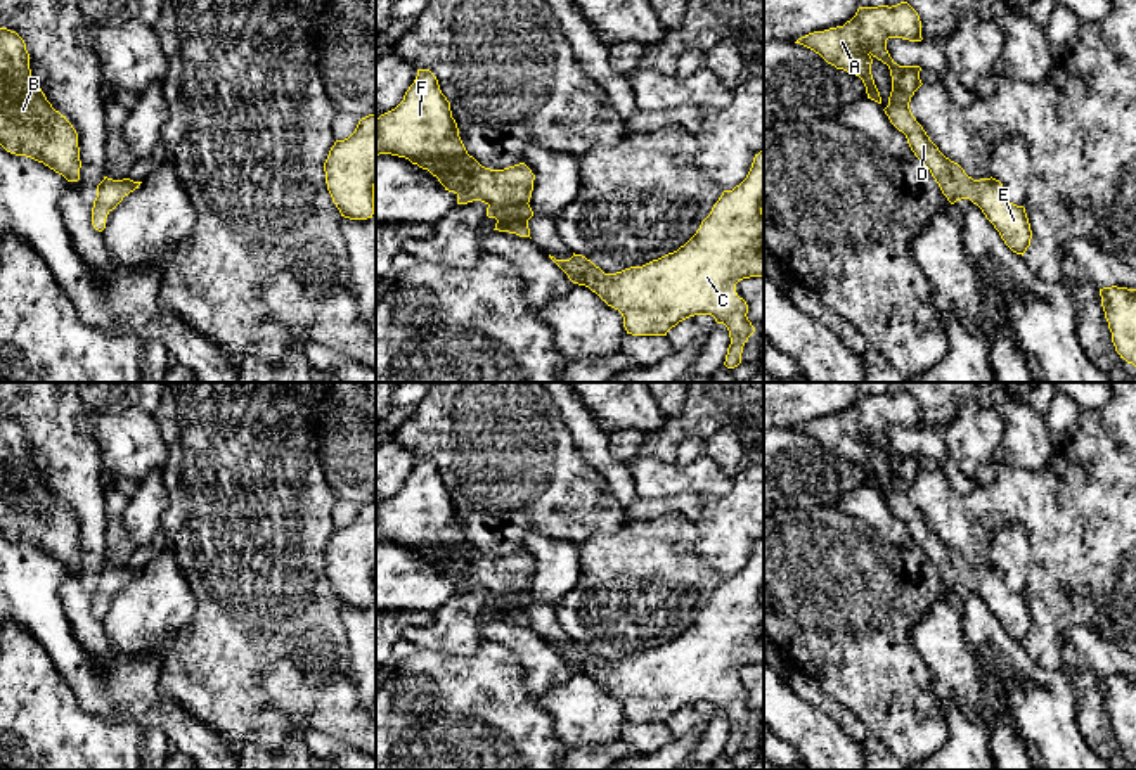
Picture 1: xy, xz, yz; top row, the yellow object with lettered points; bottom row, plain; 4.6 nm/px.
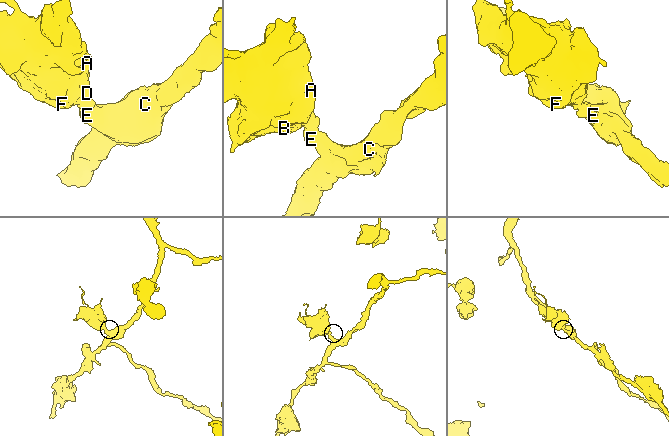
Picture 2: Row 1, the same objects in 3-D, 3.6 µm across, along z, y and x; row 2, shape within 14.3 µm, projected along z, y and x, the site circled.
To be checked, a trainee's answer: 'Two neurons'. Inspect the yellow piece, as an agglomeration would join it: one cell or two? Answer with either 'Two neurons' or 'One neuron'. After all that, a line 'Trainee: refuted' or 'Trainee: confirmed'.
One neuron
Trainee: refuted

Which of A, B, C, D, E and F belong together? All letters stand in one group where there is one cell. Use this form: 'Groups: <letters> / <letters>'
Groups: A B C D E F

